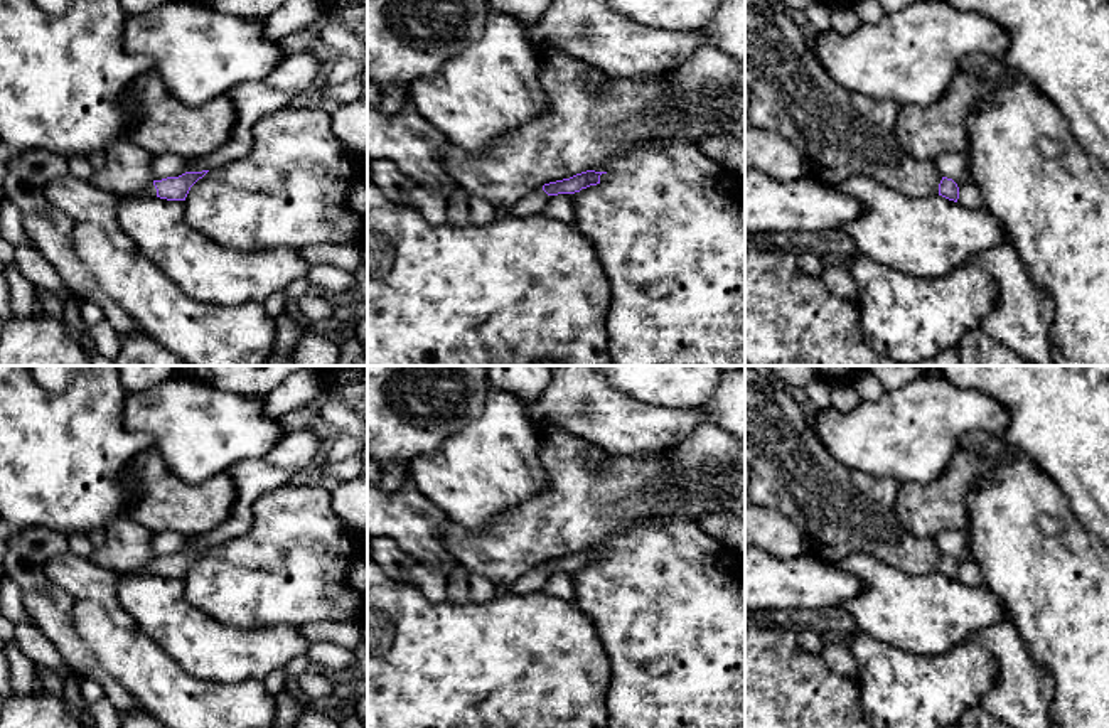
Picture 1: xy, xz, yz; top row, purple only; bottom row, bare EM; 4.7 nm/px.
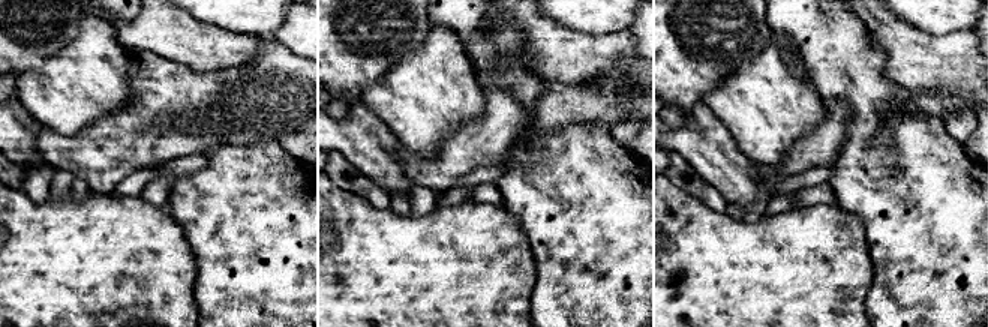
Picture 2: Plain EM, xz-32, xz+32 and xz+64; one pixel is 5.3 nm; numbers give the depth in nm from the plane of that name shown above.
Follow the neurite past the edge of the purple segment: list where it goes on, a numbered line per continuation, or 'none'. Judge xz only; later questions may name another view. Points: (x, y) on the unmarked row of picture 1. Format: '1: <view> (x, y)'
none

